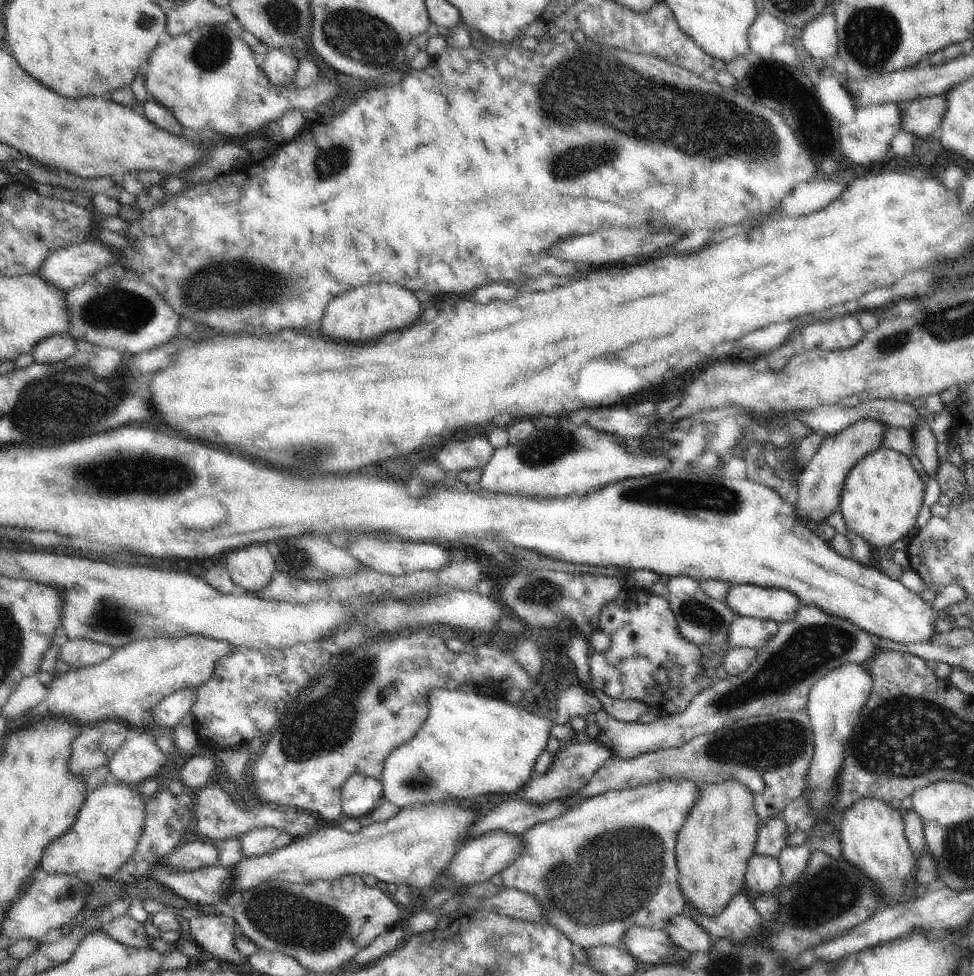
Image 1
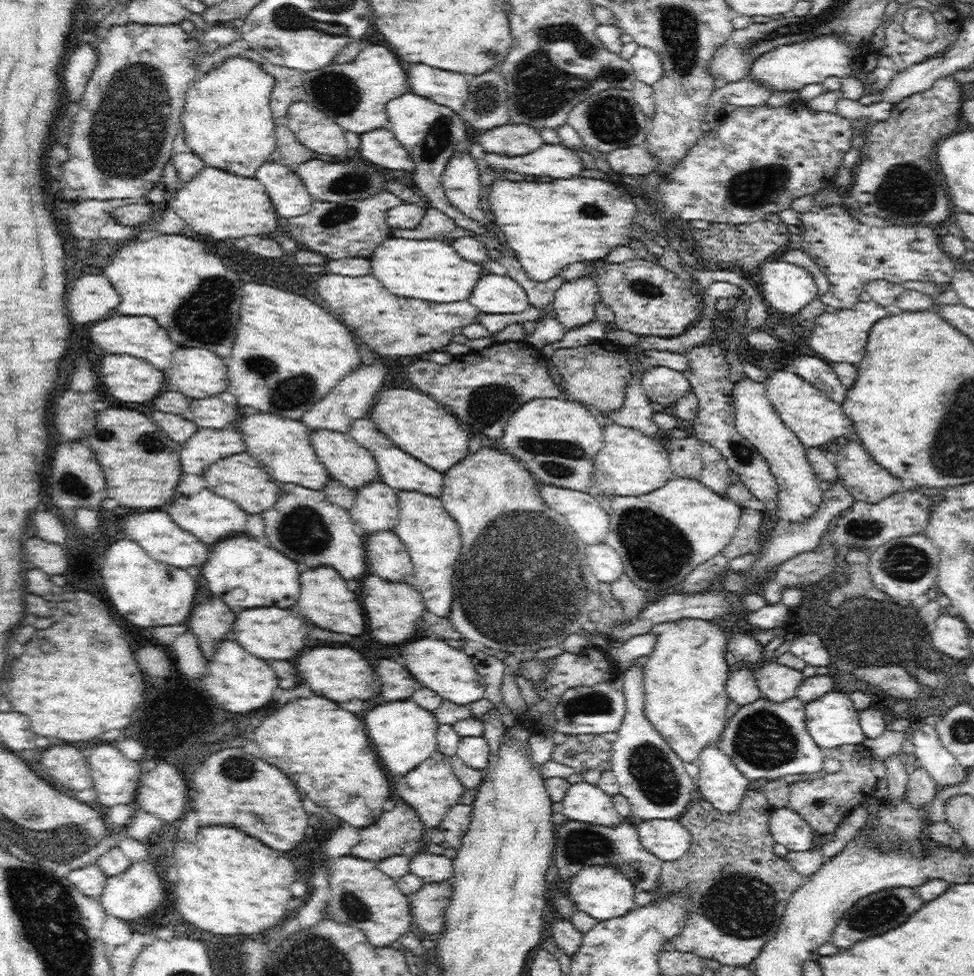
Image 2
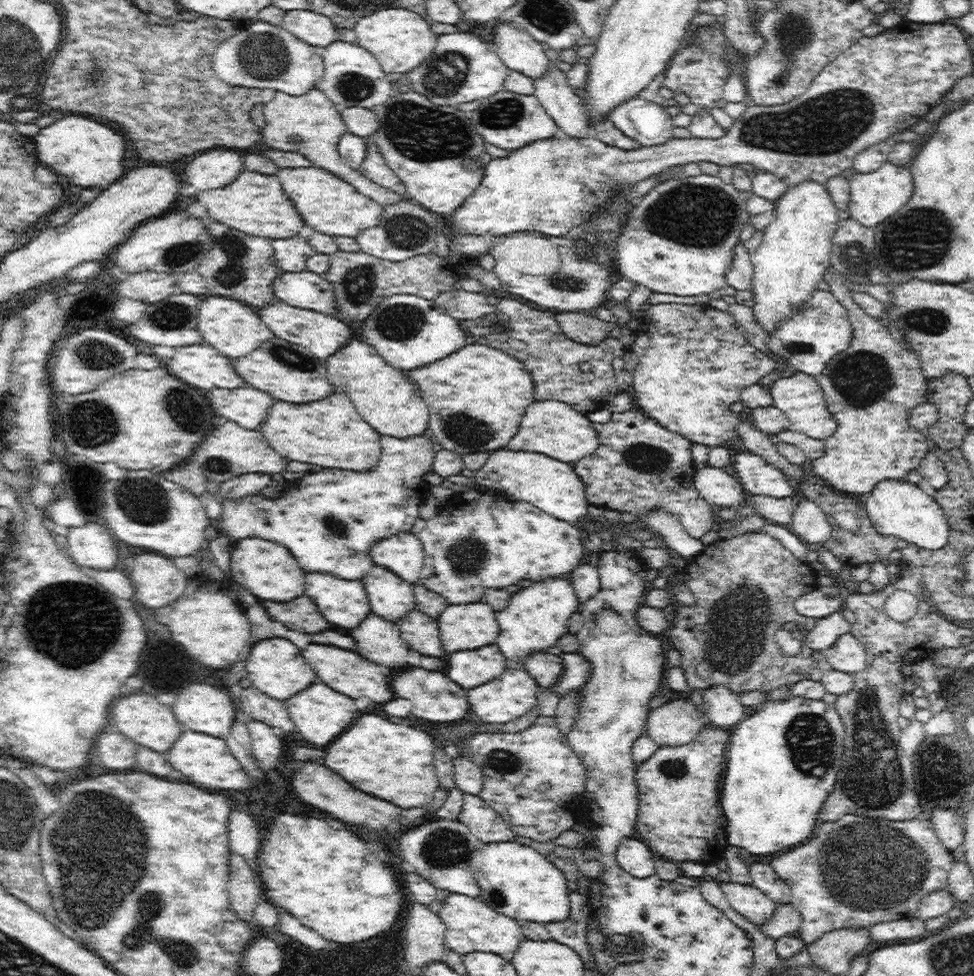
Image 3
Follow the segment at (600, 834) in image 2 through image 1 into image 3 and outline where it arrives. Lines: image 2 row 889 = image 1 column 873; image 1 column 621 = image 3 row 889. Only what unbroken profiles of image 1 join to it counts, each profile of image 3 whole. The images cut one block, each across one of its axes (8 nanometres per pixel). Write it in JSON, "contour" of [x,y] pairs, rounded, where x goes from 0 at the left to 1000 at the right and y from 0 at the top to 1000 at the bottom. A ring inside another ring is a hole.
{"contour":[[[737,904],[749,928],[777,950],[793,943],[798,925],[771,906]]]}

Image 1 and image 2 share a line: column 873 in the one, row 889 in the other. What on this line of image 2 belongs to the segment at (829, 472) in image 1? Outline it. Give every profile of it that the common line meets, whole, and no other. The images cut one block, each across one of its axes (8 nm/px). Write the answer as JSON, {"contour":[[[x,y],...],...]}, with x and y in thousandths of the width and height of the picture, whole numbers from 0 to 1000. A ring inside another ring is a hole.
{"contour":[[[462,902],[456,904],[438,904],[421,918],[421,935],[423,935],[423,947],[429,949],[435,957],[451,957],[456,954],[456,936],[464,922],[464,907]]]}

